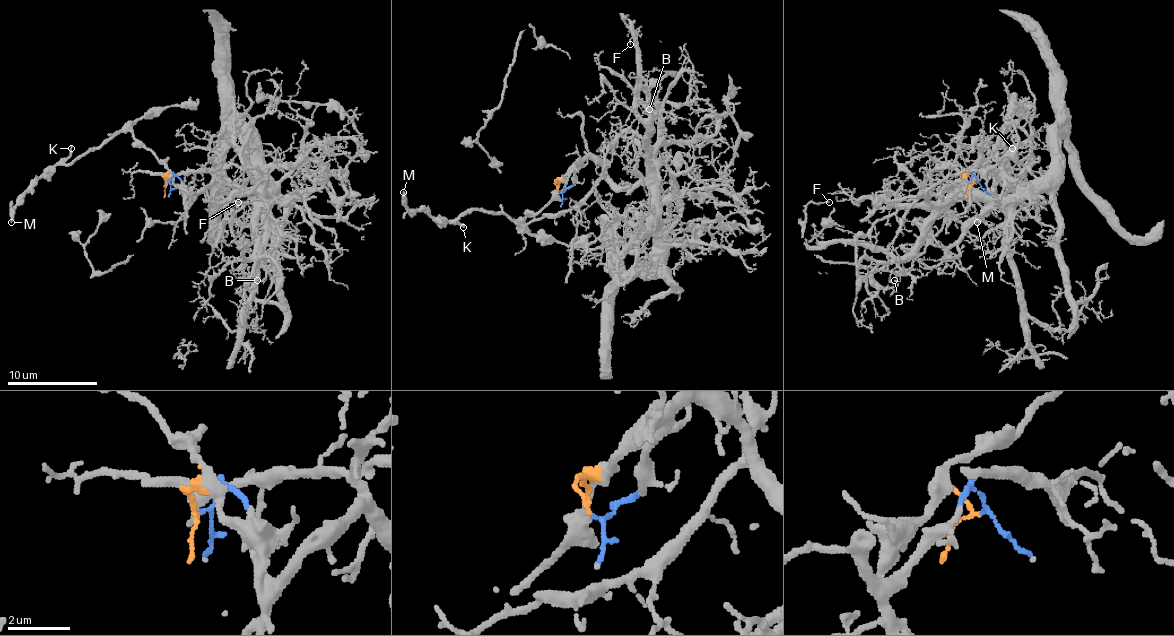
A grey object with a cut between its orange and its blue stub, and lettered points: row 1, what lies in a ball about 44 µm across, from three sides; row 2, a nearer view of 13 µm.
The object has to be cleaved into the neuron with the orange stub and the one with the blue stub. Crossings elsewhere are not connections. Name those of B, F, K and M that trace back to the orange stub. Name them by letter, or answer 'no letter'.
K, M

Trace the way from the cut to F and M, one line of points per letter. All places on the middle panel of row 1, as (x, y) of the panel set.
F: (558, 191), (588, 157), (622, 187), (646, 173), (637, 35), (626, 17), (631, 44)
M: (558, 191), (556, 180), (556, 193), (522, 221), (475, 209), (434, 221), (411, 212), (402, 191)

